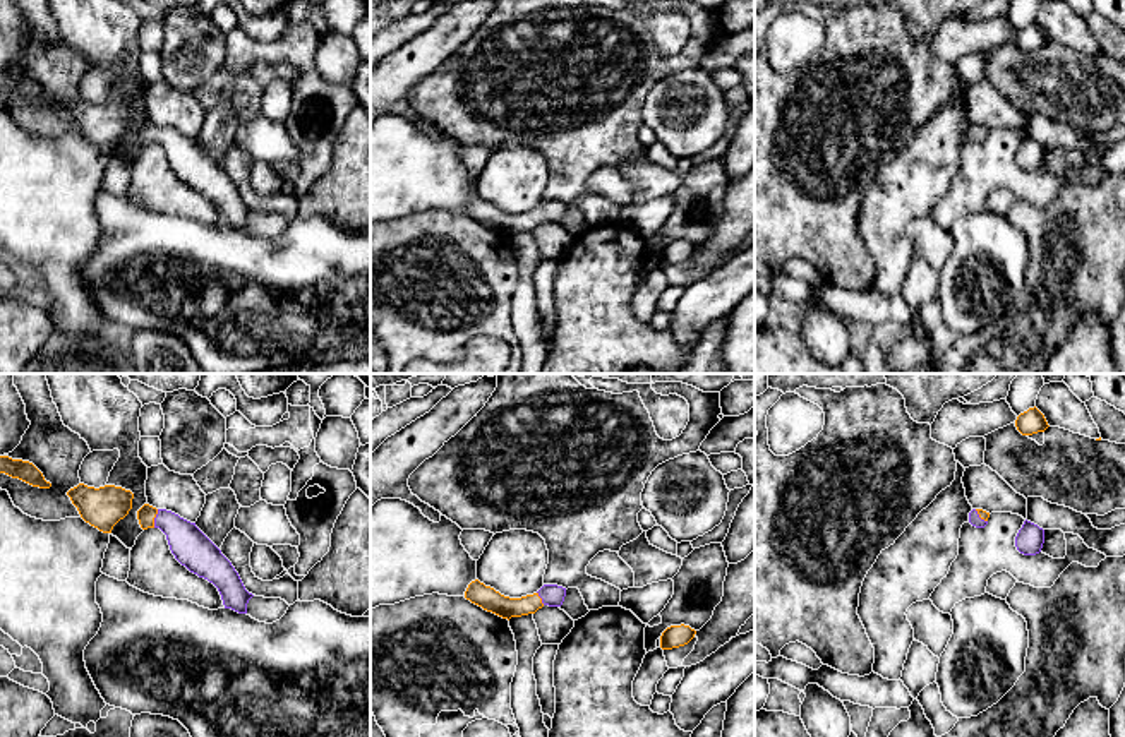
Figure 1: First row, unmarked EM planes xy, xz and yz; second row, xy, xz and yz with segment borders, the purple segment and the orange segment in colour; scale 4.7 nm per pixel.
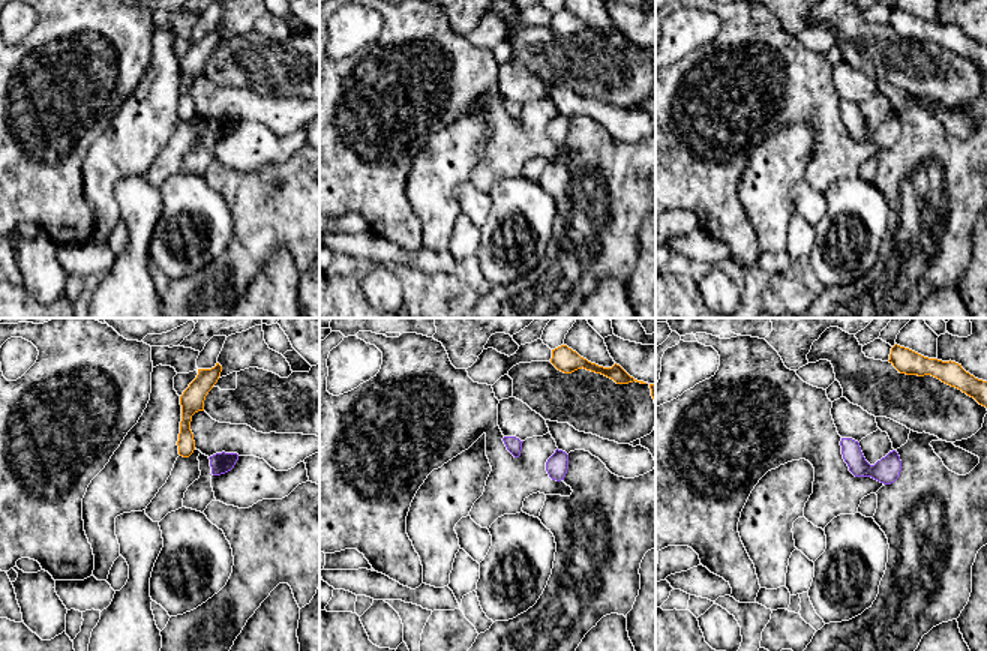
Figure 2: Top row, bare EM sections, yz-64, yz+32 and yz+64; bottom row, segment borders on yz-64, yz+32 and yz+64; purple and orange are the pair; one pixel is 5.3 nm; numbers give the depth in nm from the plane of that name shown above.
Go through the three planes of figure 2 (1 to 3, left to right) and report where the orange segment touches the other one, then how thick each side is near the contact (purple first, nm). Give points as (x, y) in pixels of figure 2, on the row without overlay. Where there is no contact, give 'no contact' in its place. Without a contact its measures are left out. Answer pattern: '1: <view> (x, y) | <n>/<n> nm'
1: no contact
2: no contact
3: no contact

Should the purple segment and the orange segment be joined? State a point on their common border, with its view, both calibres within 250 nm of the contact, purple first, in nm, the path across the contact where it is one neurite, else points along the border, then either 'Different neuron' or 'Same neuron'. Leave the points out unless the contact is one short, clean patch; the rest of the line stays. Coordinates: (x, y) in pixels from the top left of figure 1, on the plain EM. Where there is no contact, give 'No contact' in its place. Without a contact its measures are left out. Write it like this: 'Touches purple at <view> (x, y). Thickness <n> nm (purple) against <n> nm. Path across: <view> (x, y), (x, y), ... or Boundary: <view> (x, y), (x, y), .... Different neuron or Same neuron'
Touches purple at xy (155, 134). Thickness 180 nm (purple) against 90 nm. Path across: xy (191, 163), (155, 134), (146, 131). Same neuron

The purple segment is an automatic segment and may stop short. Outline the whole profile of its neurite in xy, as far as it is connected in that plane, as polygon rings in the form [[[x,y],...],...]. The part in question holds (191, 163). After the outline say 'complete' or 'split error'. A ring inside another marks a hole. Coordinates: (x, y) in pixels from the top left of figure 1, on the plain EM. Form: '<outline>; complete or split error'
[[[149,120],[137,127],[137,135],[142,146],[159,144],[166,151],[175,175],[190,189],[213,199],[221,211],[225,225],[247,230],[247,219],[254,211],[245,206],[232,178],[196,139]]]; split error

